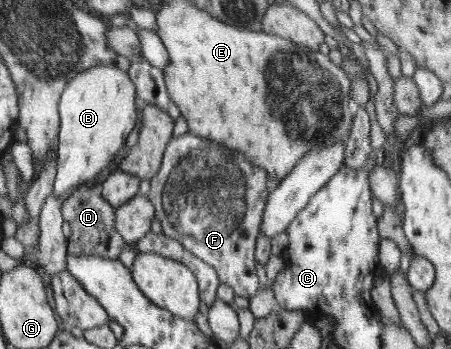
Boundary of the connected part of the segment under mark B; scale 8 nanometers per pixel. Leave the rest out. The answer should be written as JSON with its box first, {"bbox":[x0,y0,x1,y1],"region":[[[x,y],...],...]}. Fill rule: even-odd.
{"bbox":[52,64,139,197],"region":[[[105,64],[86,69],[67,84],[65,92],[62,93],[60,112],[61,132],[58,133],[58,161],[52,190],[57,197],[65,192],[73,193],[79,184],[87,182],[91,185],[91,180],[95,180],[95,176],[103,168],[109,168],[109,164],[115,158],[115,152],[121,150],[121,146],[125,146],[127,136],[137,126],[137,116],[139,116],[137,106],[135,106],[134,81],[128,71],[111,68],[111,65]]]}

